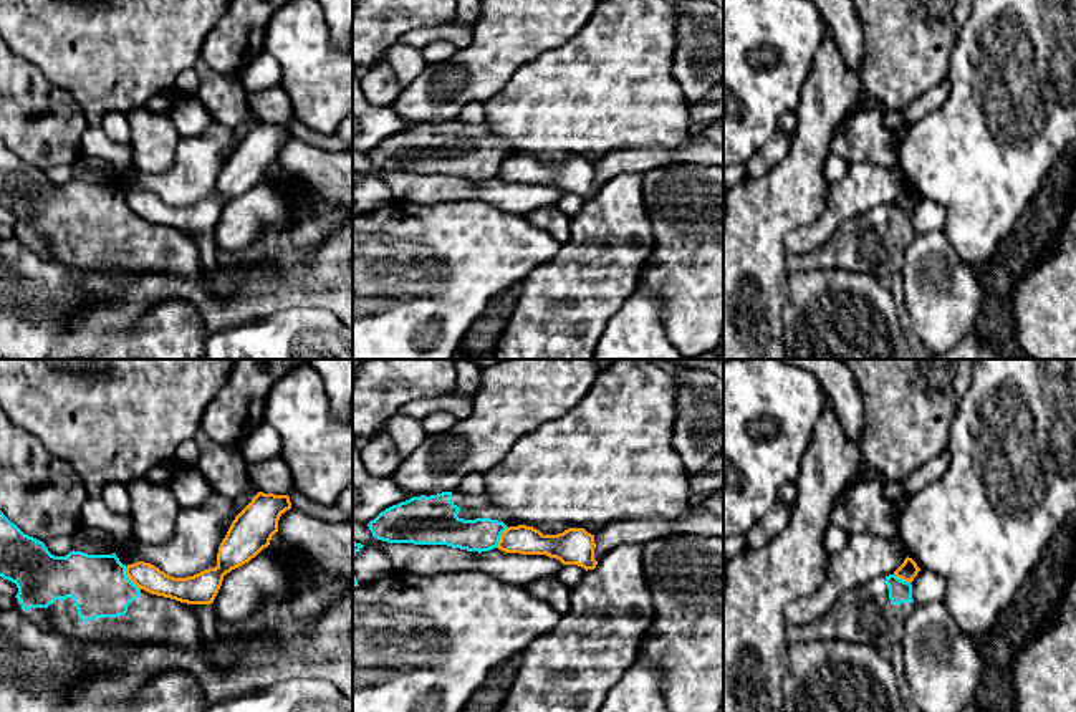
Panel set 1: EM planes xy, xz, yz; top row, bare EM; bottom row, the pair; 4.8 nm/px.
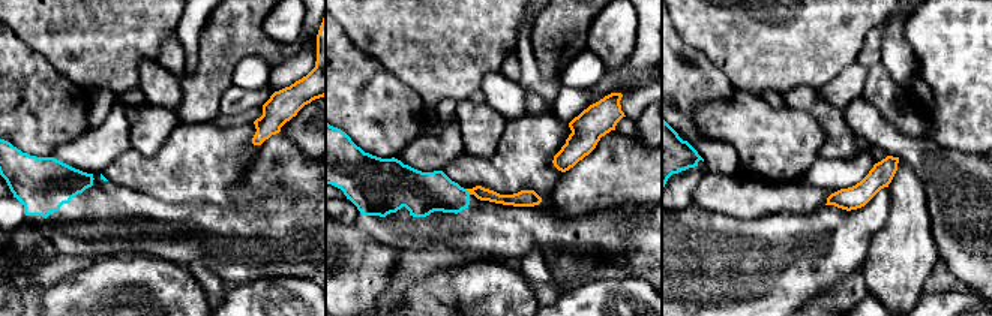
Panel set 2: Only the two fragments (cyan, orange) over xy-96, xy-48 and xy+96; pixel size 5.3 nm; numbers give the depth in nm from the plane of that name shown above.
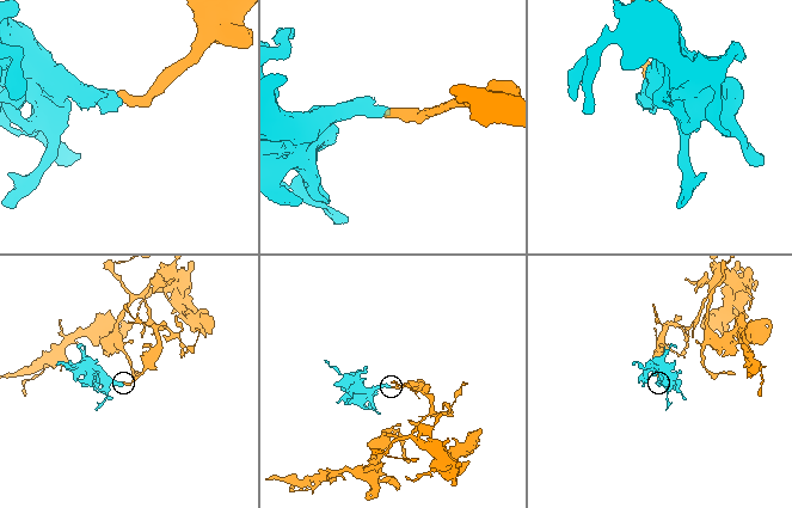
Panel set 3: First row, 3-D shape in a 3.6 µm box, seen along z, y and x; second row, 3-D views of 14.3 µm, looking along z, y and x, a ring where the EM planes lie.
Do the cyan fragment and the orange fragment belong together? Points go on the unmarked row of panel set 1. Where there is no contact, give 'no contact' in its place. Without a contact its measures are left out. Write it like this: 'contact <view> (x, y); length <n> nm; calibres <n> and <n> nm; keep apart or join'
contact xy (128, 207); length 140 nm; calibres 280 and 130 nm; keep apart

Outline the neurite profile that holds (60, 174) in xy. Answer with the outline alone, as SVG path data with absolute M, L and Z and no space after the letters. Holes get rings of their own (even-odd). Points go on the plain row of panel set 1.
M55 166L43 172L55 185L66 185L70 180L73 180L71 166Z

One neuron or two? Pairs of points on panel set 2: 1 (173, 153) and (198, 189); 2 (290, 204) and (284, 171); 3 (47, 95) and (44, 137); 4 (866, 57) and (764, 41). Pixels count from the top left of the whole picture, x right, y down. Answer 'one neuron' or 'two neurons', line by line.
1: one neuron
2: two neurons
3: one neuron
4: two neurons

